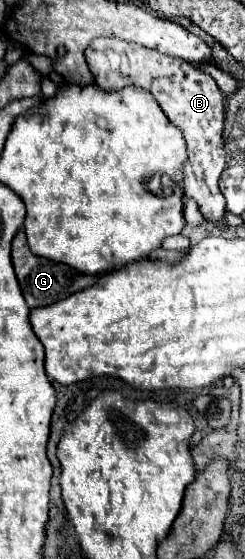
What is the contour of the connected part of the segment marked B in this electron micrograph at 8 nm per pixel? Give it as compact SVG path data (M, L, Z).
M96 39L86 49L86 61L94 73L96 85L102 91L120 91L120 87L140 87L158 101L164 115L174 123L188 145L188 161L184 165L184 191L188 197L194 197L200 205L202 215L224 227L224 195L220 193L218 179L226 165L222 129L224 129L224 95L218 89L212 75L204 73L196 65L188 65L178 57L168 57L146 49L136 43L118 41L118 39Z

